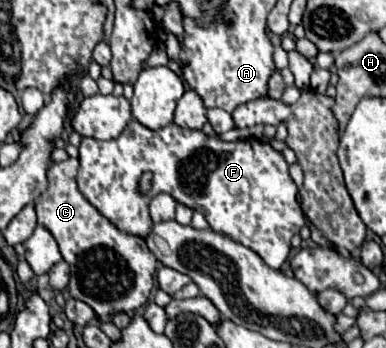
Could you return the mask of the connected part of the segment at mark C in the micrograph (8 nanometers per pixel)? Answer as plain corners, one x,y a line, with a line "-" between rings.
78,160
54,162
48,170
48,190
38,196
36,214
38,224
50,230
60,246
62,258
70,268
68,292
72,298
86,302
98,318
108,318
118,312
134,312
148,302
154,286
156,258
150,254
146,242
140,236
118,230
106,220
78,190
76,186

